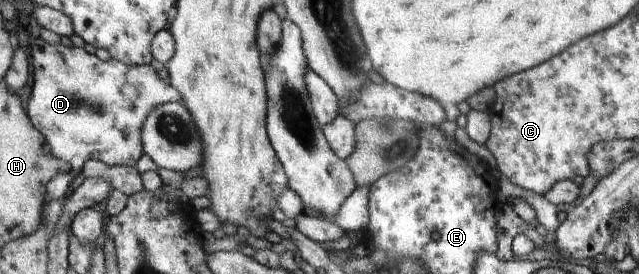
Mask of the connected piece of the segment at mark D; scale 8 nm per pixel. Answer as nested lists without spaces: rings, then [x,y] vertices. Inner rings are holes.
[[[37,39],[33,41],[33,60],[35,67],[35,83],[32,92],[32,99],[29,103],[28,112],[30,113],[31,120],[34,121],[35,127],[39,129],[47,137],[47,140],[50,141],[51,148],[54,149],[54,153],[60,158],[63,159],[66,163],[71,163],[73,167],[72,173],[68,173],[67,175],[60,175],[53,182],[49,183],[49,197],[53,200],[68,198],[71,191],[71,183],[77,179],[78,175],[83,174],[87,163],[91,162],[91,159],[102,160],[103,163],[109,166],[136,166],[139,163],[139,159],[146,154],[146,148],[144,147],[143,142],[143,129],[146,126],[147,119],[151,116],[151,113],[158,107],[163,104],[167,104],[170,102],[182,102],[182,96],[180,92],[172,85],[172,83],[167,80],[163,81],[161,77],[159,77],[159,73],[157,69],[150,64],[144,65],[131,65],[124,63],[123,61],[118,61],[117,59],[111,59],[109,62],[101,61],[99,59],[99,55],[95,55],[87,51],[86,48],[79,47],[67,47],[67,45],[51,45],[51,43],[47,43],[47,41],[43,41],[43,39]],[[132,83],[133,85],[133,97],[129,99],[129,95],[125,95],[125,89],[127,89],[127,85]]]

